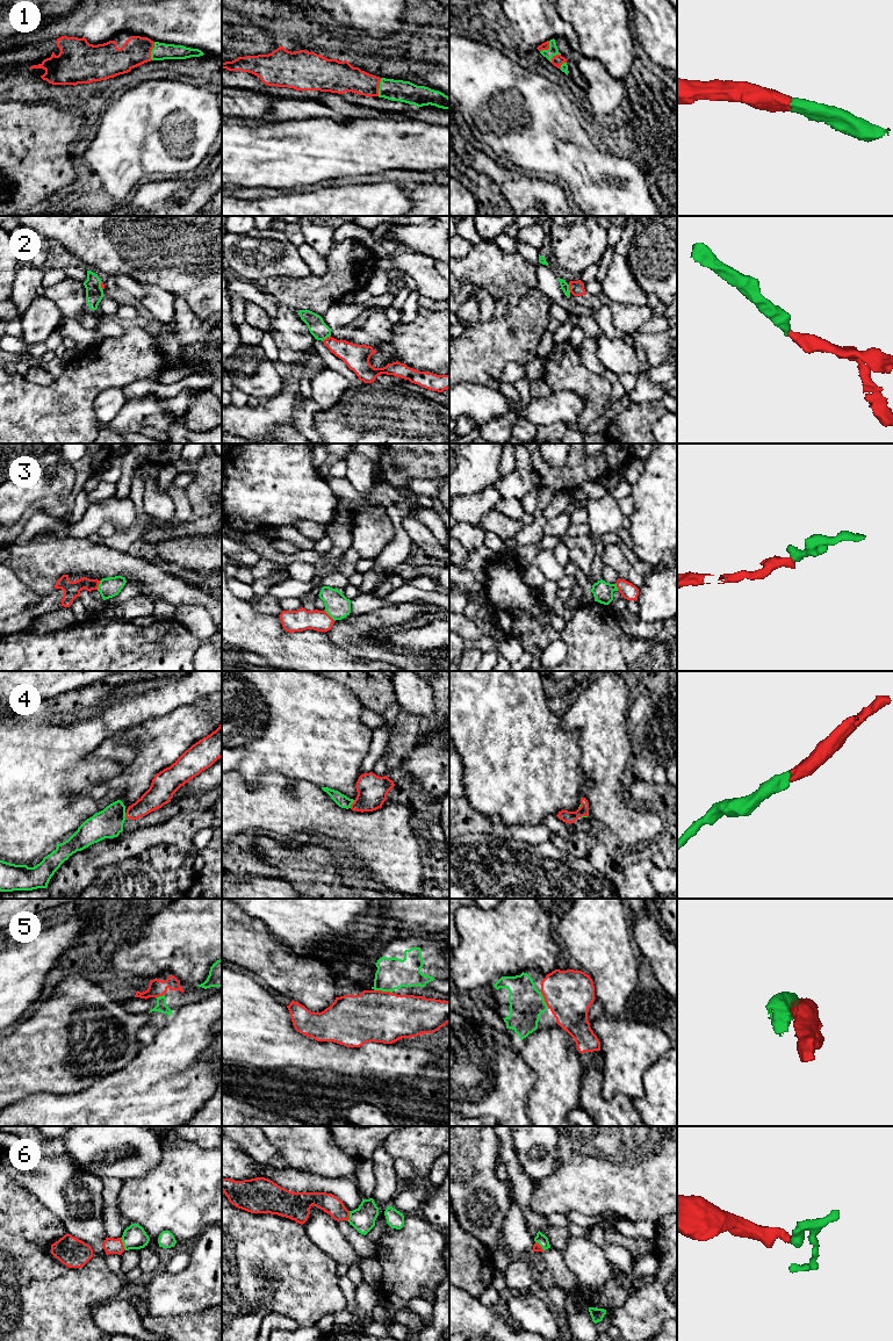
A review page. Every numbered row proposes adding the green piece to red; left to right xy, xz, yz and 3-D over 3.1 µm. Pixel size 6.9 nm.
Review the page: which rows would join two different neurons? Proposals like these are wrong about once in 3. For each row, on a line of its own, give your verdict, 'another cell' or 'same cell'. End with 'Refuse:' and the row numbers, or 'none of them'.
1: same cell
2: same cell
3: same cell
4: same cell
5: same cell
6: same cell
Refuse: none of them

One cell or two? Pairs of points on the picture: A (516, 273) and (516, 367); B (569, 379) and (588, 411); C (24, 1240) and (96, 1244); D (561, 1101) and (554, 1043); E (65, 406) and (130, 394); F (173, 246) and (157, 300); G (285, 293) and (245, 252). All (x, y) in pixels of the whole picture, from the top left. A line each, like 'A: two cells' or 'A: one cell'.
A: two cells
B: one cell
C: two cells
D: one cell
E: two cells
F: two cells
G: two cells

